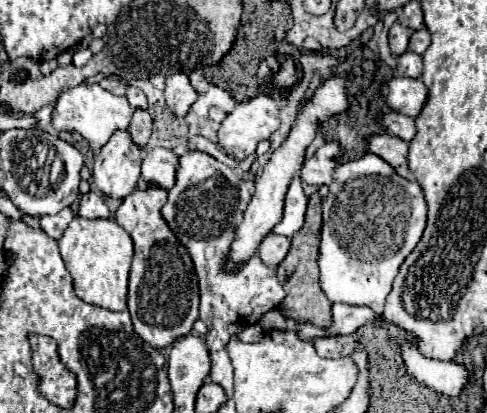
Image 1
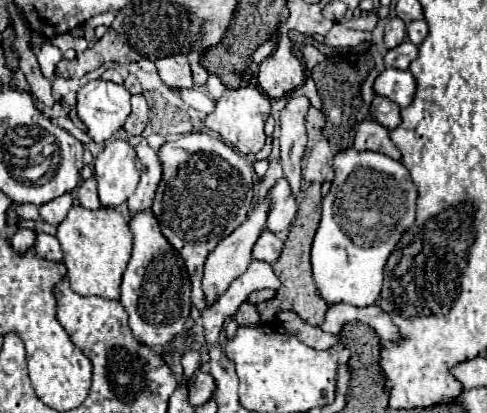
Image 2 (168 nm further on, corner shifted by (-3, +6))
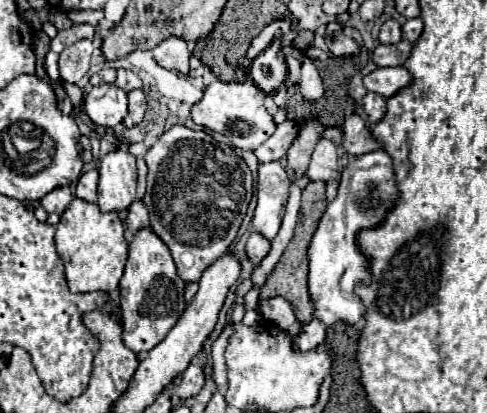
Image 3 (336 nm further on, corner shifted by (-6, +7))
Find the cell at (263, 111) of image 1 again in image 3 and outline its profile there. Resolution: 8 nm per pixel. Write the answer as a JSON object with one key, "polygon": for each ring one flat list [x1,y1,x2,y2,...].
{"polygon":[[214,81,212,85,206,87,202,101,192,107,192,121,210,131,222,133,224,137,230,139,234,147,244,151,258,149,276,131,272,115,268,115,264,107,264,93,254,83]]}

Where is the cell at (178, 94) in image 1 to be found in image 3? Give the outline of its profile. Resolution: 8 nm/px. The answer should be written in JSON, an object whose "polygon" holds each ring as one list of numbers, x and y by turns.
{"polygon":[[170,37,162,43,158,43,154,49,154,59,158,61,160,67,164,69,174,69,182,75,188,75,188,59,190,59,190,53,186,49,186,41,182,39,176,39,176,37]]}

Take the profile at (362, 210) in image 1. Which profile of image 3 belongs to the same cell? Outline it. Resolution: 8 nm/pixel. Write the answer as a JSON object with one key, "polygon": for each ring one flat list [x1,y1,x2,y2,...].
{"polygon":[[372,151,362,157,350,161,340,179,338,195,328,203,318,229,308,247,310,259,310,275,308,289,310,297,316,305,314,317,324,321,326,325,334,325,336,321,346,321,350,325,364,319,364,303,356,295,356,285,370,285,370,257,362,253,358,237,364,229,376,229,384,223,388,211,394,209,398,199,396,175,392,167,392,157,386,151]]}

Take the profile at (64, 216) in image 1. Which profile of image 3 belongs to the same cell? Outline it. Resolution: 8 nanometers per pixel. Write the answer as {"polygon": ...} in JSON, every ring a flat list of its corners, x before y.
{"polygon":[[58,187,54,191,50,191,48,195,44,195,40,199,40,205,46,209,46,213,58,213,62,215,66,211,66,207,72,203,72,193,68,187]]}

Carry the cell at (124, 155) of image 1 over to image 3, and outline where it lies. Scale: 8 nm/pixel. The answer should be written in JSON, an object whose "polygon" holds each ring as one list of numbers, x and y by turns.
{"polygon":[[116,149,98,165,98,207,100,211,124,211,136,197,136,159,132,153]]}

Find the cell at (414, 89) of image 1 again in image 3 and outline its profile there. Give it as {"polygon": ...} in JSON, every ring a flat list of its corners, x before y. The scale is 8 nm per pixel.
{"polygon":[[380,67,364,77,364,87,382,97,392,97,412,85,412,75,406,67]]}

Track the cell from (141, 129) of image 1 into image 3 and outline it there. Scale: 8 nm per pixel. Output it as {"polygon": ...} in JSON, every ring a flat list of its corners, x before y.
{"polygon":[[140,89,130,91,128,93,128,105,130,105,130,111,124,117,124,125,126,127,136,127,144,119,144,113,146,113,146,97,144,97,144,91,140,91]]}

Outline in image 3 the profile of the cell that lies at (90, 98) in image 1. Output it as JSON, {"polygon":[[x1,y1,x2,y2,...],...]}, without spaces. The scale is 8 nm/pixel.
{"polygon":[[114,83,92,87,84,97,84,111,94,125,116,127,128,113,128,93]]}

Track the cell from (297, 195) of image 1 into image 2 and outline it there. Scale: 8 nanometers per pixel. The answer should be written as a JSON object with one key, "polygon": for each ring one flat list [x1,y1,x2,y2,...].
{"polygon":[[279,178,267,192,267,198,271,200,271,208,267,212,267,224,265,228,273,234,279,234,287,230,297,214,297,202,291,194,289,182,285,178]]}

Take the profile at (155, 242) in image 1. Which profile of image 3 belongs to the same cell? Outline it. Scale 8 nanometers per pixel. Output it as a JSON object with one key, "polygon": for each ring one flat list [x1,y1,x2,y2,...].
{"polygon":[[140,229,130,243,130,257,120,279,120,309,122,309,122,339,134,351,150,351,156,347,168,331,176,325,186,309,184,281,178,275,170,249,164,241,150,229]]}

